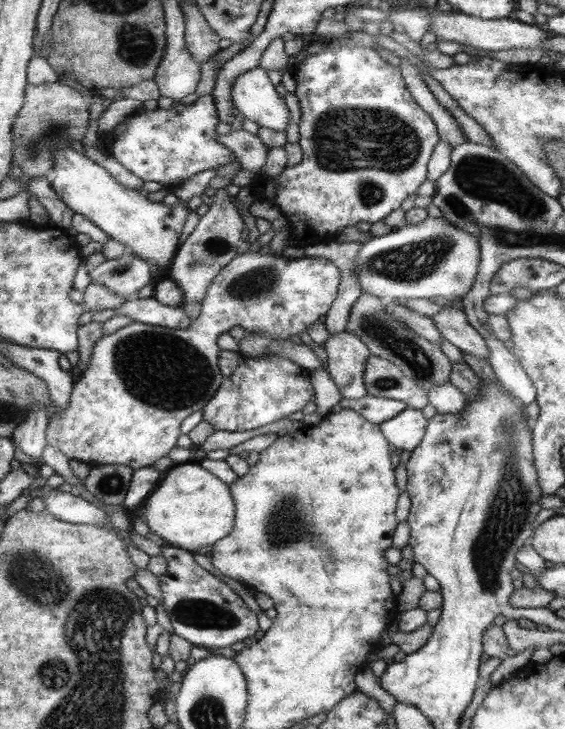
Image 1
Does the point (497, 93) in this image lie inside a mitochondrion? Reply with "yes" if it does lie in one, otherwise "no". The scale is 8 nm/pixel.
no

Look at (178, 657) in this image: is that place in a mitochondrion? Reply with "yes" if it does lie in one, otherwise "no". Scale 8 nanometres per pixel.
no

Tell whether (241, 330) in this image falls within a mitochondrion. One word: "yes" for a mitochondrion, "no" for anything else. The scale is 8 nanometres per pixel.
no

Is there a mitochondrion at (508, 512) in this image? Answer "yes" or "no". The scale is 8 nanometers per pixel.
yes

